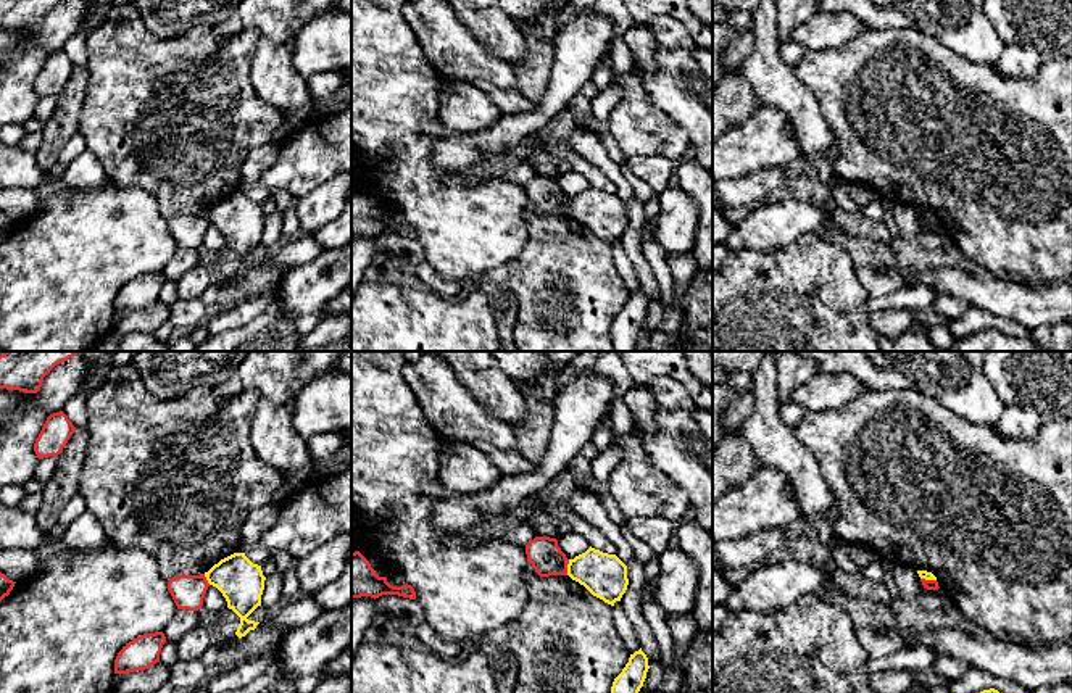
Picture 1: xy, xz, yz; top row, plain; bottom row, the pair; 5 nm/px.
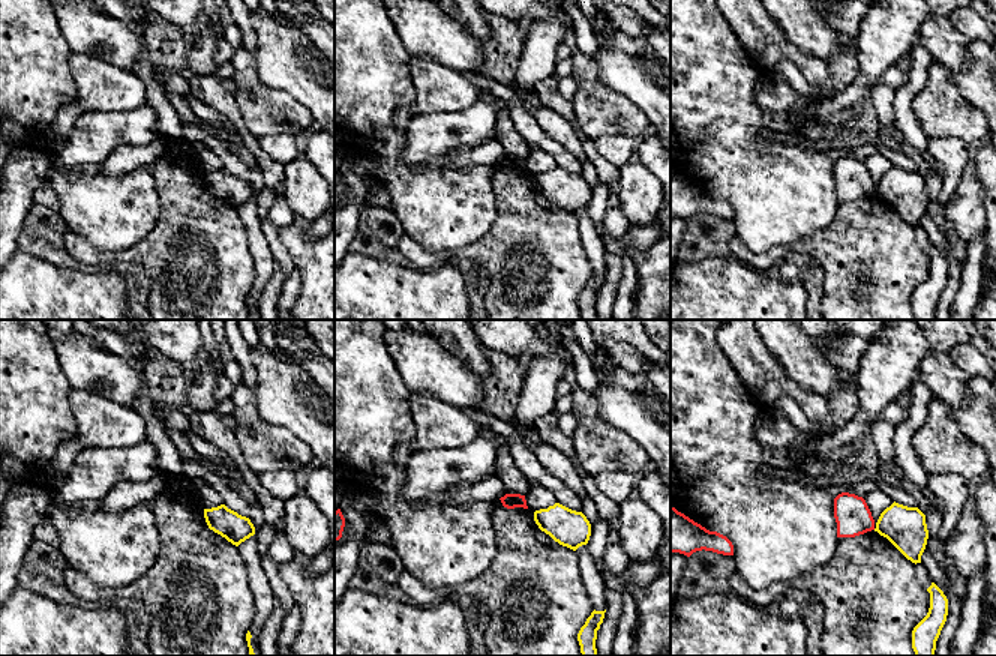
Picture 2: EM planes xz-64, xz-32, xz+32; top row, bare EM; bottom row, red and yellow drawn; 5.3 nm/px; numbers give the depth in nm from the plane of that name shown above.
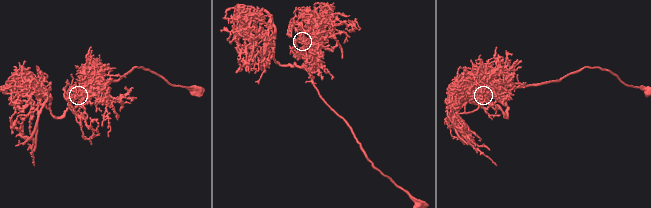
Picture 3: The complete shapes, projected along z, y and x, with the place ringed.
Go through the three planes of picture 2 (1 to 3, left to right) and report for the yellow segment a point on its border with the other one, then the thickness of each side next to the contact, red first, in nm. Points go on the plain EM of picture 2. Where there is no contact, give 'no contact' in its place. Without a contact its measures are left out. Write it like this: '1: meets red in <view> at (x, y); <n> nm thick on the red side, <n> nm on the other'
1: no contact
2: no contact
3: no contact

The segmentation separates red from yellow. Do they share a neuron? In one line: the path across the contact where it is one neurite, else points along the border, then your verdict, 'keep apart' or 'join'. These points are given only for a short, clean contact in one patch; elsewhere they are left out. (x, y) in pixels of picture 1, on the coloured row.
border xz (569, 560), (566, 574); keep apart

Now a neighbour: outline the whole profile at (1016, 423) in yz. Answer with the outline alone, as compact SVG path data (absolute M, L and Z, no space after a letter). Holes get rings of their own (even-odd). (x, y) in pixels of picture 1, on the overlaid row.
M1004 406L996 430L1008 440L1033 440L1043 421L1037 409L1028 406Z

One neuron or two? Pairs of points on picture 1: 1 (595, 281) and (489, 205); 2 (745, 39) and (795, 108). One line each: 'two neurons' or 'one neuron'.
1: two neurons
2: two neurons

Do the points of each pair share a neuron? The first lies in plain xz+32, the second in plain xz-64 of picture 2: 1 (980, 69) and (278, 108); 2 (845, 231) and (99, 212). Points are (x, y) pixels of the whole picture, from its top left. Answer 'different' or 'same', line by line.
1: different
2: different

